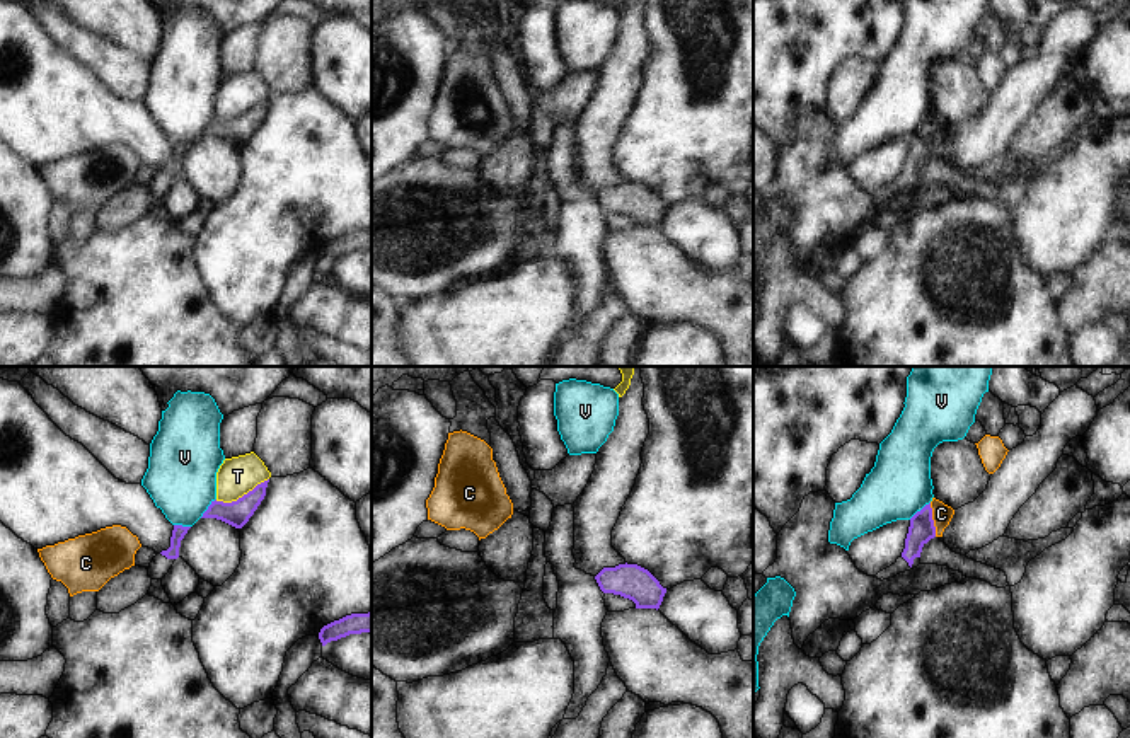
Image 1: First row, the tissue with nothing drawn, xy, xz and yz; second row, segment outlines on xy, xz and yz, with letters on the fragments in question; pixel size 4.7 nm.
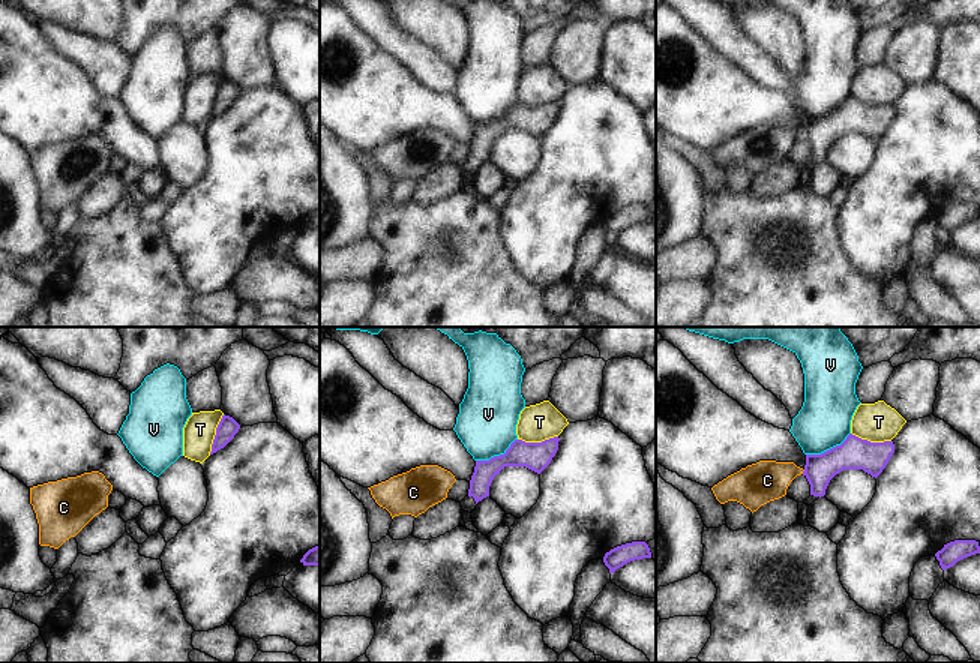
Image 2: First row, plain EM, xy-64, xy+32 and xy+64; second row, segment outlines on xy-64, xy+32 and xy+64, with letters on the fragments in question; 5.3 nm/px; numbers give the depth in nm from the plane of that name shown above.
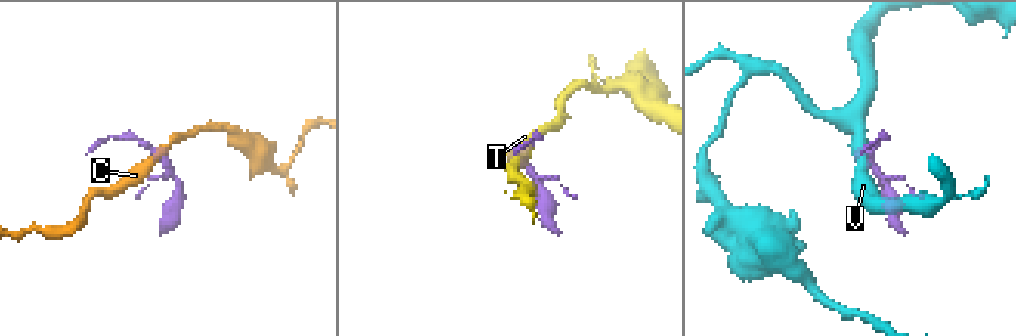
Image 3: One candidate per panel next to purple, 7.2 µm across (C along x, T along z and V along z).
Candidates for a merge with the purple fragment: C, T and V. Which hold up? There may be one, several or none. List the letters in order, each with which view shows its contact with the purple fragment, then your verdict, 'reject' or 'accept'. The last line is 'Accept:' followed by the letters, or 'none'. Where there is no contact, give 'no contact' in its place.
C: contact in yz; reject
T: contact in xy; reject
V: contact in xy; reject
Accept: none

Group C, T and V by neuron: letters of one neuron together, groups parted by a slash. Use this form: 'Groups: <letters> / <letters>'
Groups: C / T / V.

